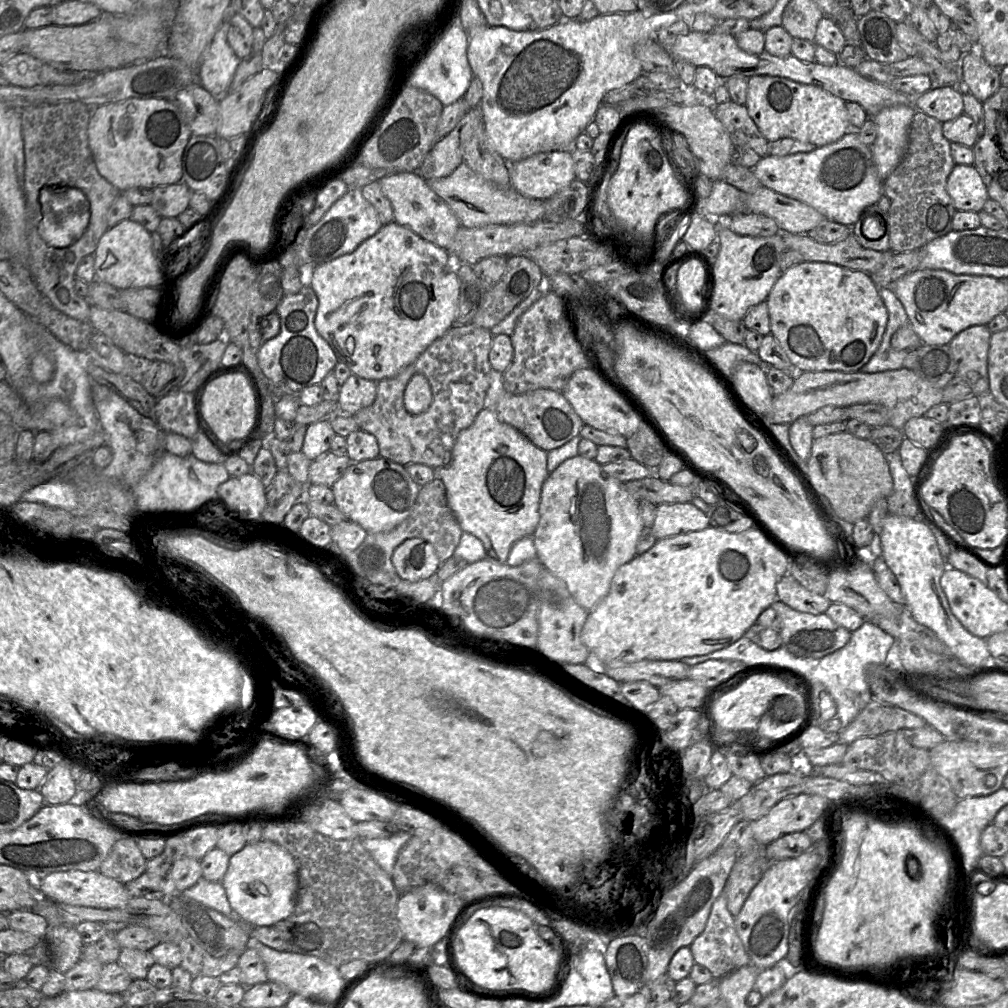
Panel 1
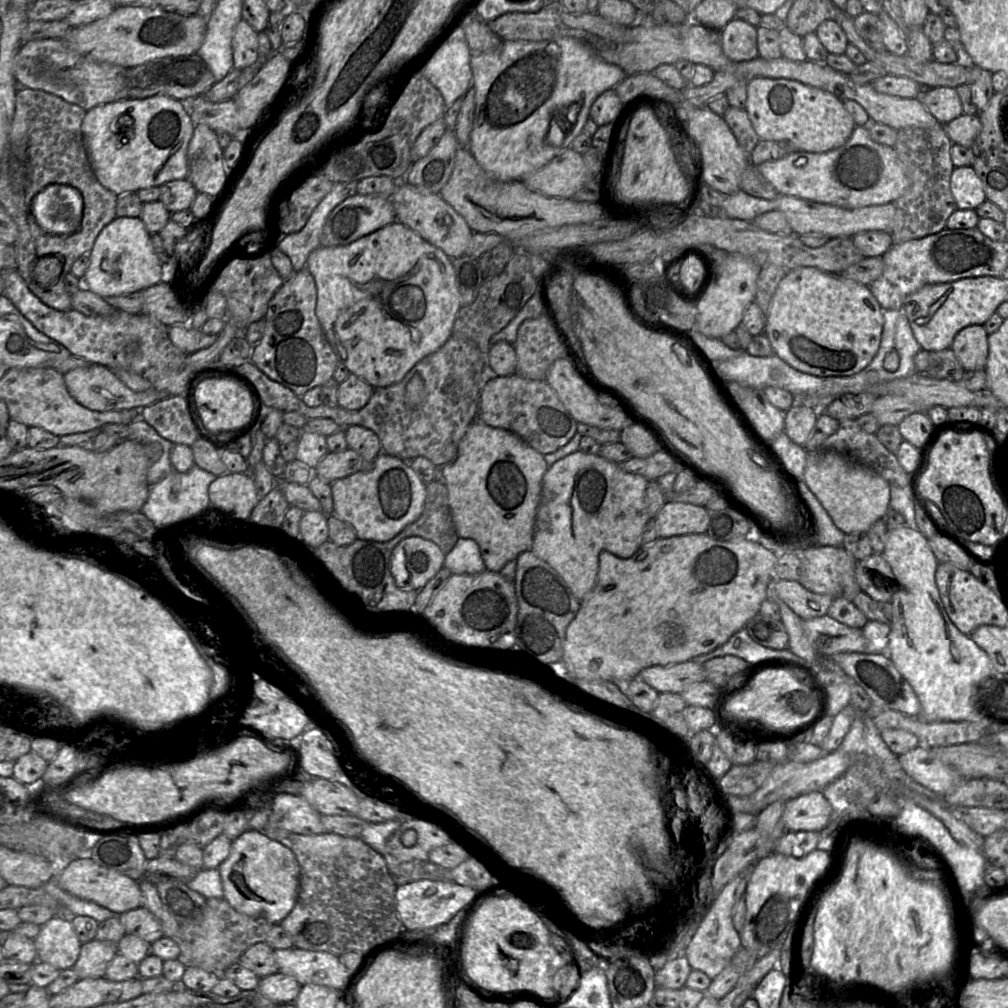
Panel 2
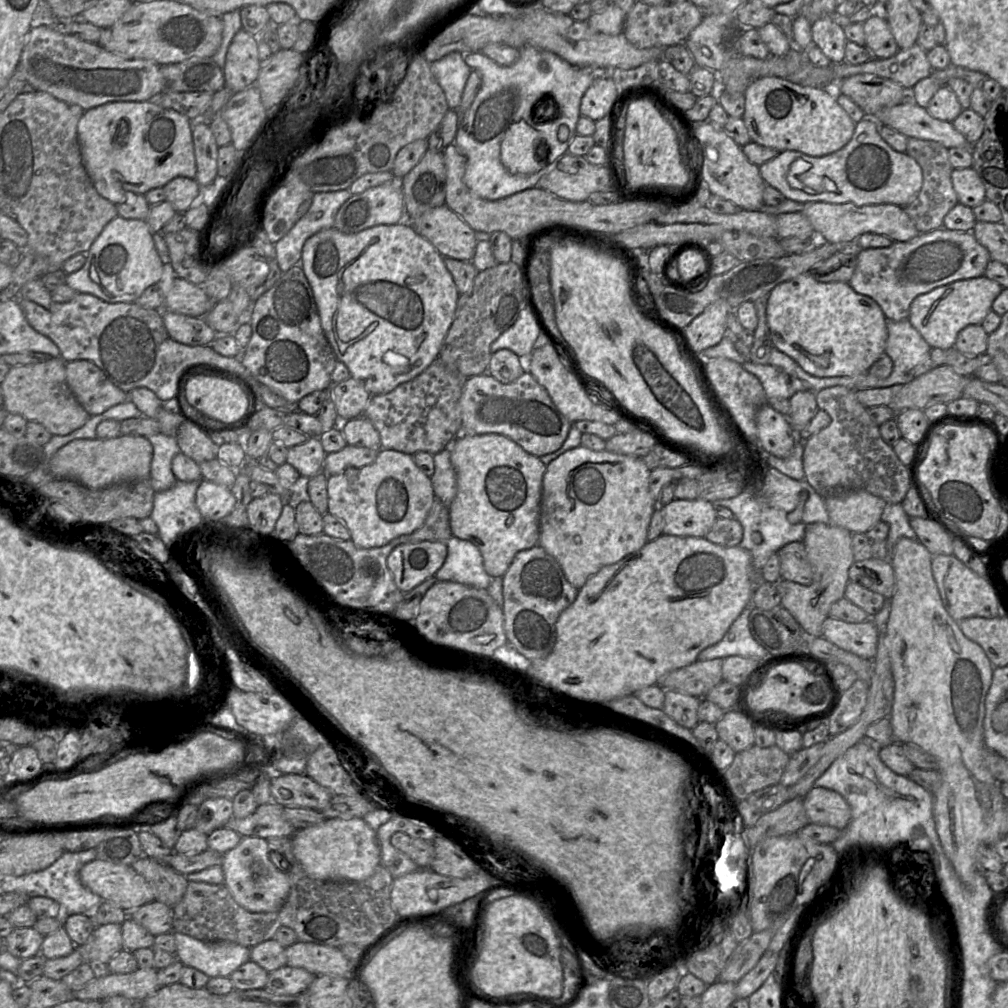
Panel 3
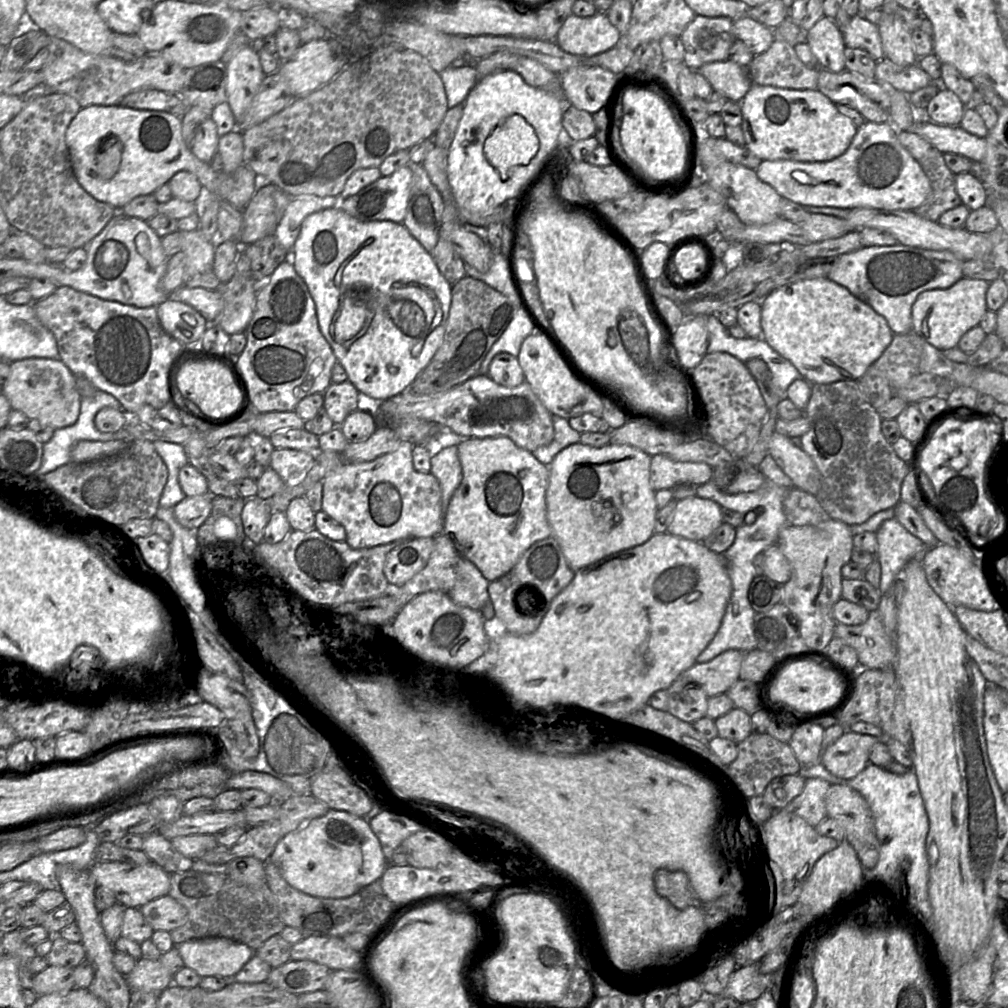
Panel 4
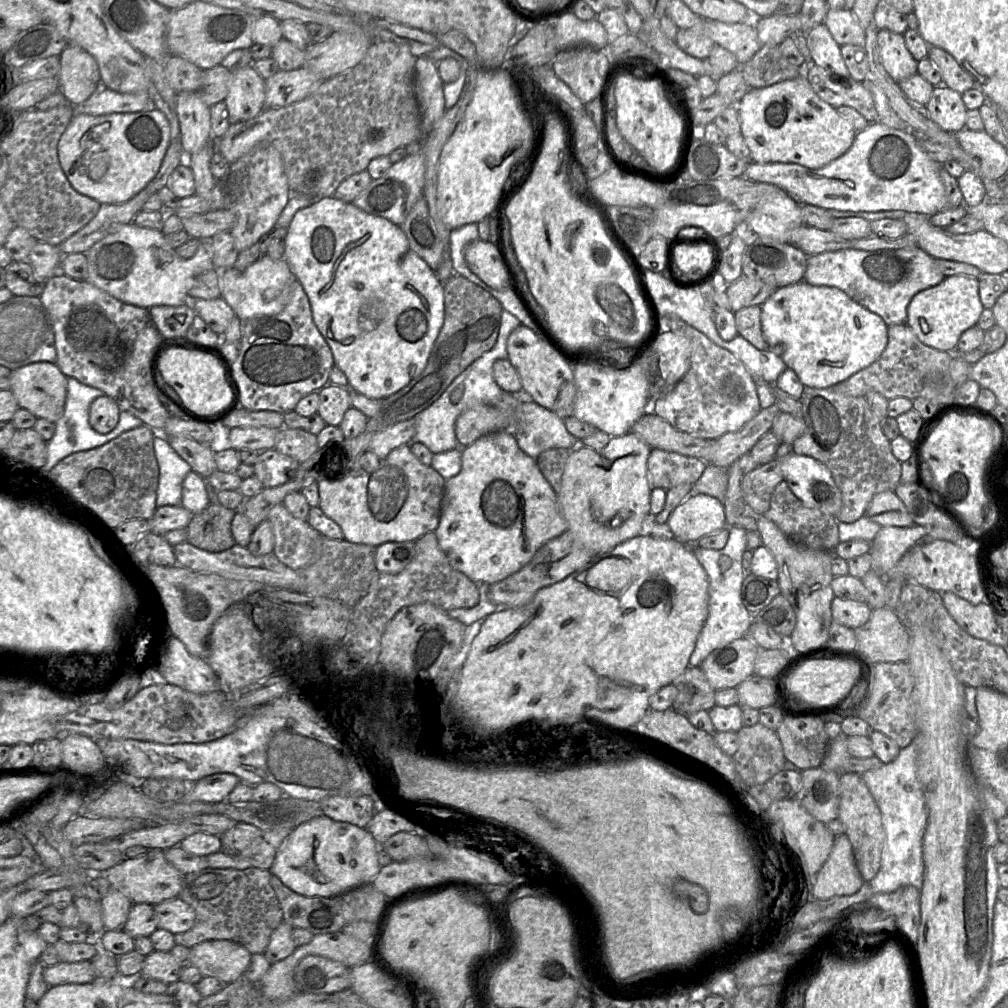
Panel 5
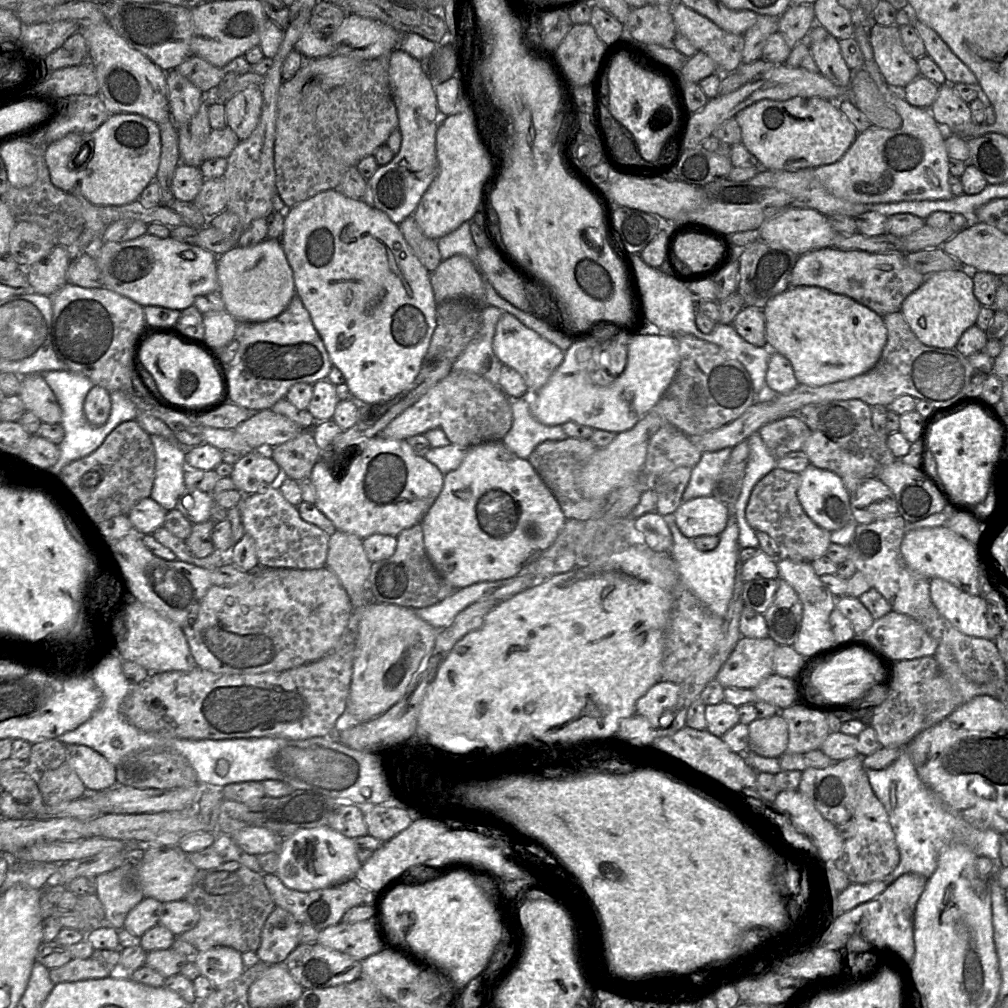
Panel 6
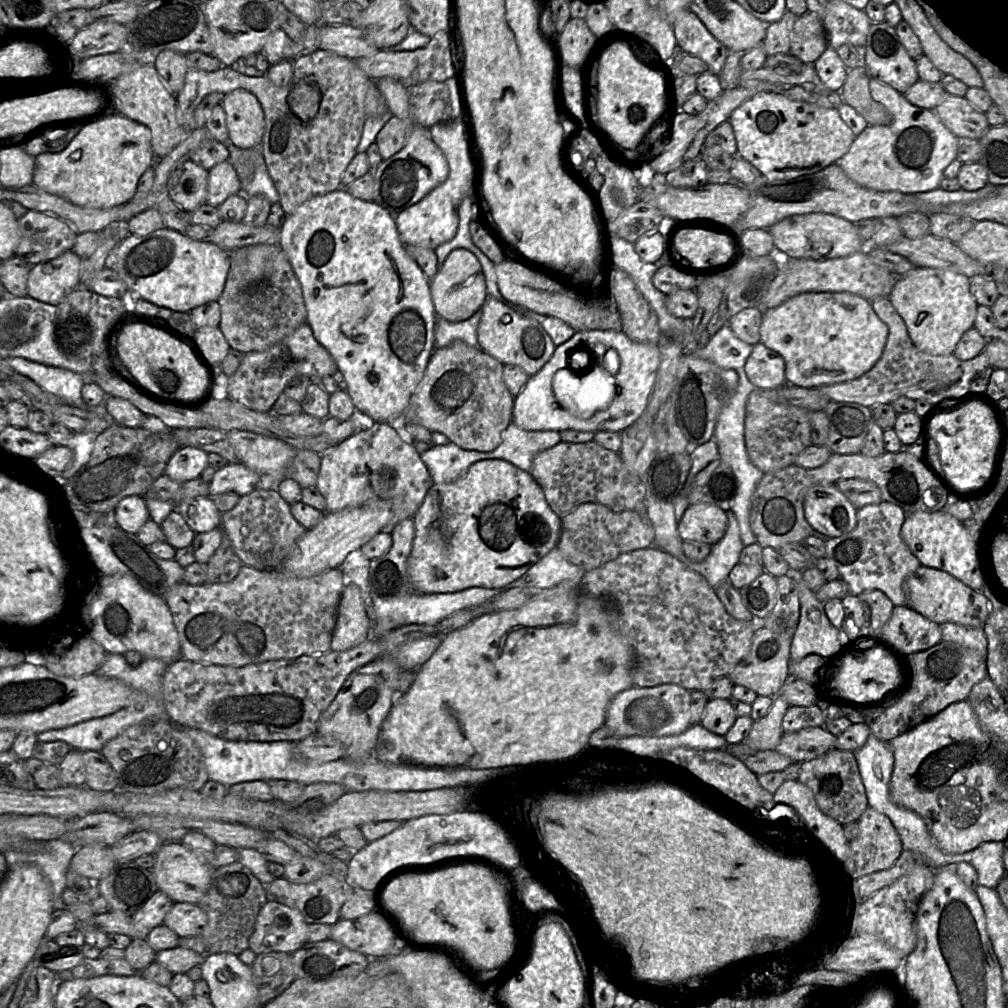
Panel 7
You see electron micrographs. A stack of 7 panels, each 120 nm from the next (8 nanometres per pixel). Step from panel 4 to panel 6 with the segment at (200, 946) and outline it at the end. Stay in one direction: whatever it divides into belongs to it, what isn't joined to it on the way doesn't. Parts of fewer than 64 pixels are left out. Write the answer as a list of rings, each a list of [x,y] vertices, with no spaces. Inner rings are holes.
[[[216,947],[199,952],[194,960],[200,975],[209,979],[216,989],[226,987],[244,972],[242,953],[229,947]]]

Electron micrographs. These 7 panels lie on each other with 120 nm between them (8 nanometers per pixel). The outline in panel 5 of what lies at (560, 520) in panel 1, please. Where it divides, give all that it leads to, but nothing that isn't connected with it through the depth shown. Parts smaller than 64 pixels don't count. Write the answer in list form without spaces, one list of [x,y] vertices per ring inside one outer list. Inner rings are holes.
[[[628,432],[622,436],[612,437],[608,444],[602,449],[595,450],[583,445],[579,445],[569,454],[562,475],[561,487],[559,492],[556,494],[557,500],[560,511],[567,522],[567,530],[572,534],[578,547],[586,551],[588,554],[590,554],[590,556],[595,557],[604,554],[615,548],[617,545],[646,532],[646,525],[649,522],[649,517],[651,516],[650,494],[652,485],[649,479],[647,468],[650,451],[651,448],[647,443],[645,443],[640,437],[636,436],[635,434]]]

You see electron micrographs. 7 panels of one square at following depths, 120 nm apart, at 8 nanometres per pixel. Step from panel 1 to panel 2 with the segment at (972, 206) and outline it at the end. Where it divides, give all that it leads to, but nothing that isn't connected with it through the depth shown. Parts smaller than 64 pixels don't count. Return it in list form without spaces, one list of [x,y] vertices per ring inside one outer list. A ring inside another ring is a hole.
[[[972,166],[955,167],[950,189],[959,209],[977,209],[986,201],[983,182]]]

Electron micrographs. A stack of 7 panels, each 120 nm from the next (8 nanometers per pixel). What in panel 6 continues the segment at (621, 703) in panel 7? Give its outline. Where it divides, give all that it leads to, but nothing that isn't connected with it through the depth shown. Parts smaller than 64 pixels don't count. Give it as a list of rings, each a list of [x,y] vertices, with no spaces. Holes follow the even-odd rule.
[[[659,681],[638,699],[634,715],[657,717],[676,705],[680,692],[680,684]]]

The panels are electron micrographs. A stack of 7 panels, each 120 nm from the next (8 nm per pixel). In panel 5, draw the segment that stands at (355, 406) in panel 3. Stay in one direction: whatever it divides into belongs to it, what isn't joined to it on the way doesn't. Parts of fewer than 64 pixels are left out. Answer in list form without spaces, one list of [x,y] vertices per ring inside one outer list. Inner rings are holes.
[[[328,383],[319,392],[319,407],[317,414],[327,425],[340,425],[343,416],[351,407],[350,387]]]

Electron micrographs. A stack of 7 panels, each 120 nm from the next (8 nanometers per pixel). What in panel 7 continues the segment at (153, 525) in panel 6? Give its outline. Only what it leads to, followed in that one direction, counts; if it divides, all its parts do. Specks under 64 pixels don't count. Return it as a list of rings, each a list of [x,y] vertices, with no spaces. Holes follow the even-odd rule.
[[[130,495],[124,497],[114,509],[115,519],[123,530],[136,534],[150,519],[143,496]]]

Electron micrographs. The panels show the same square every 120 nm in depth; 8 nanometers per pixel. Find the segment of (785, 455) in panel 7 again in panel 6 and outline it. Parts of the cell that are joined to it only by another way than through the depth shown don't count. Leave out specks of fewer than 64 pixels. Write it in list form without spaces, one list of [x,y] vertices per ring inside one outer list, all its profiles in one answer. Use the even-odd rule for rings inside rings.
[[[795,415],[781,417],[764,424],[758,430],[765,446],[776,460],[787,453],[801,451],[811,432],[808,426]]]

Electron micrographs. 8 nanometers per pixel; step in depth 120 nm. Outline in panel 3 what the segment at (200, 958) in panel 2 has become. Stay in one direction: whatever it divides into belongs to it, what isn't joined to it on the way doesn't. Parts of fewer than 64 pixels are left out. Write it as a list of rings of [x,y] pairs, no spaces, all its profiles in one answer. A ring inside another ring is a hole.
[[[189,881],[182,900],[173,909],[173,931],[201,941],[227,941],[252,948],[273,939],[281,926],[278,912],[250,912],[241,907],[223,884]]]

